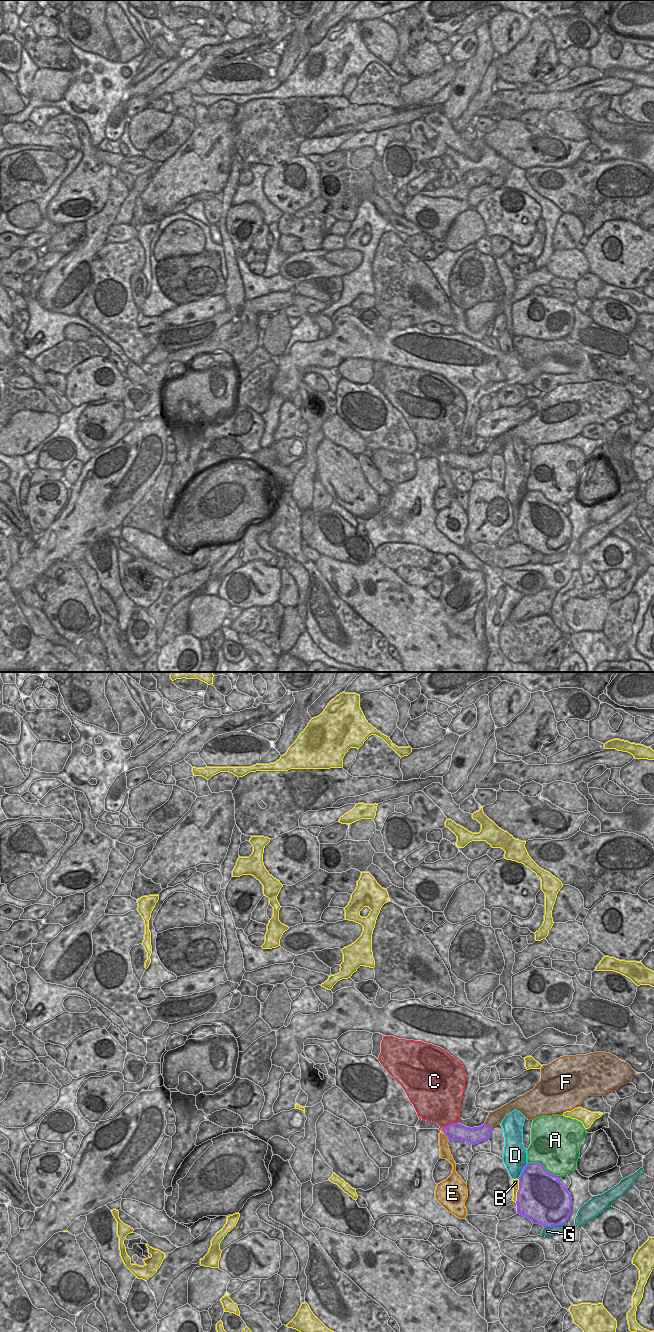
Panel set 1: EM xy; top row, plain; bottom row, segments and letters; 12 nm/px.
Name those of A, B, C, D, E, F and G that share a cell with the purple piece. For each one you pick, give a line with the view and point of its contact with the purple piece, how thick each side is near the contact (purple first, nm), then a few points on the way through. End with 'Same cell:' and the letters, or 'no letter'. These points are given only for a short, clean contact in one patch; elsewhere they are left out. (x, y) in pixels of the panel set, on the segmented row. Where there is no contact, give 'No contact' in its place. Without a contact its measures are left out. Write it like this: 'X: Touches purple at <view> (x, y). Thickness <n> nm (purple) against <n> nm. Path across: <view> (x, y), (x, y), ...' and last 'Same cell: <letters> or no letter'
Same cell: no letter

